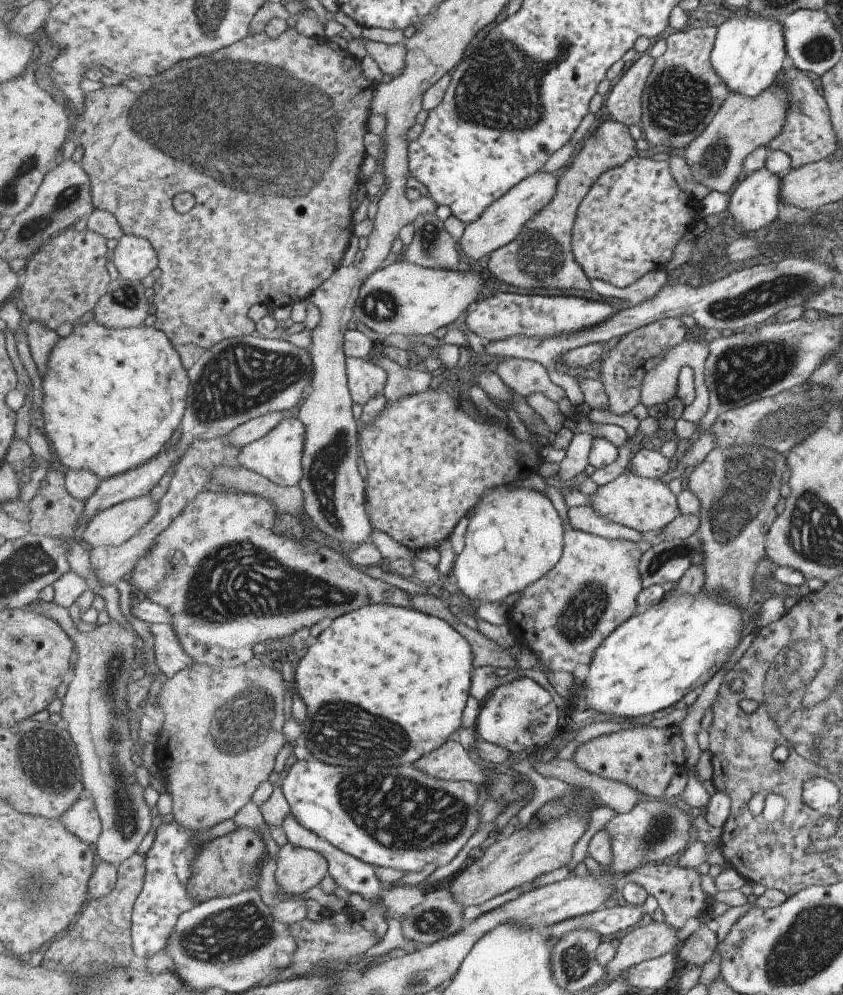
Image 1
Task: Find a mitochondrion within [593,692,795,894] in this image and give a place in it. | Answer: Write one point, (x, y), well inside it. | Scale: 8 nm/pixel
(661, 826)

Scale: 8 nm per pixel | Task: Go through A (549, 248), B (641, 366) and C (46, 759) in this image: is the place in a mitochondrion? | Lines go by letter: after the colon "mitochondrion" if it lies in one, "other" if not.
A: mitochondrion
B: other
C: mitochondrion

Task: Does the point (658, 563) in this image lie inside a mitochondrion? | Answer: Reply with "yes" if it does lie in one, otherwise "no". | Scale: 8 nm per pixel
yes

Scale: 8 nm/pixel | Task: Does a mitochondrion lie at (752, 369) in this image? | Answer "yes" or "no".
yes

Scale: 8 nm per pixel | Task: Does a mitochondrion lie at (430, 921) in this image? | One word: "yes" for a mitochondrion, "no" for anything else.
yes

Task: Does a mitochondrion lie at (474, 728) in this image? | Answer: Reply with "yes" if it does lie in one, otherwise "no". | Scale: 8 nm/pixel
no

